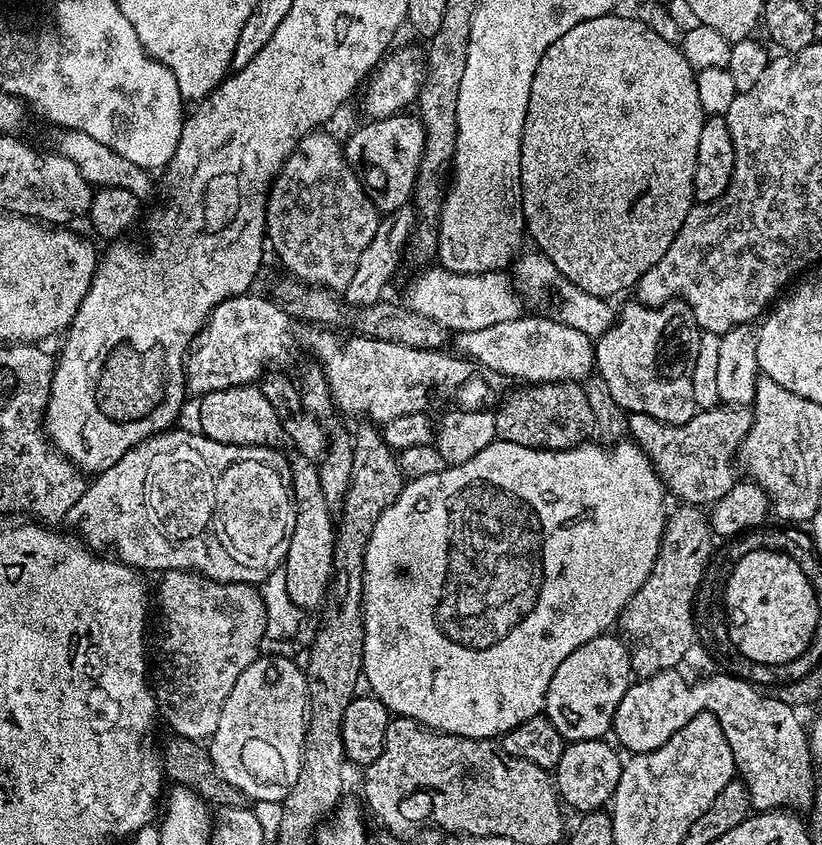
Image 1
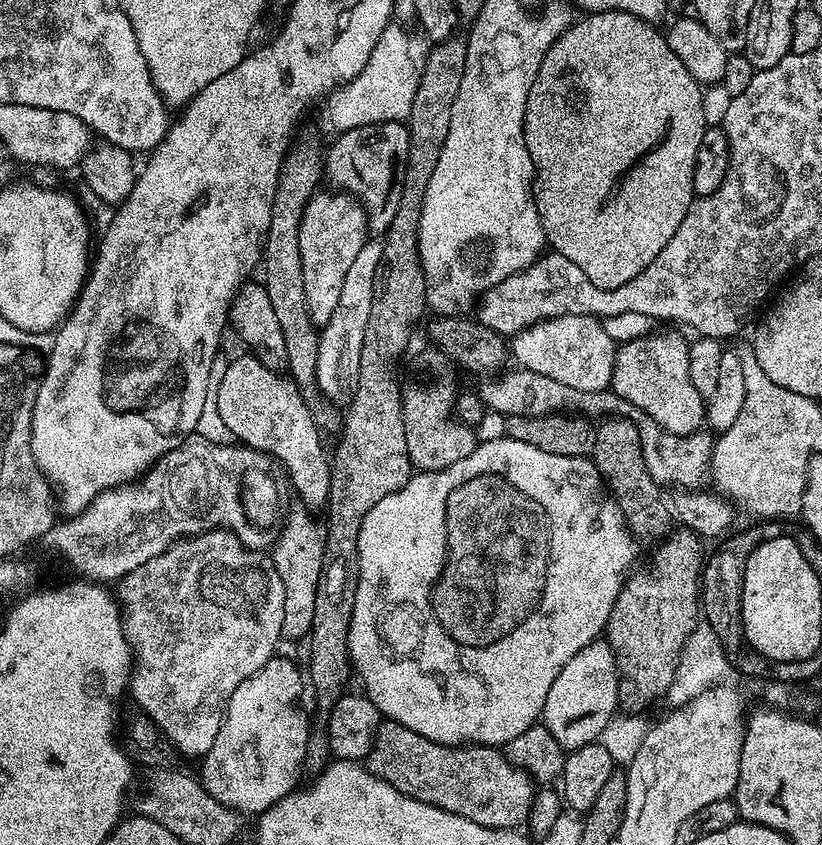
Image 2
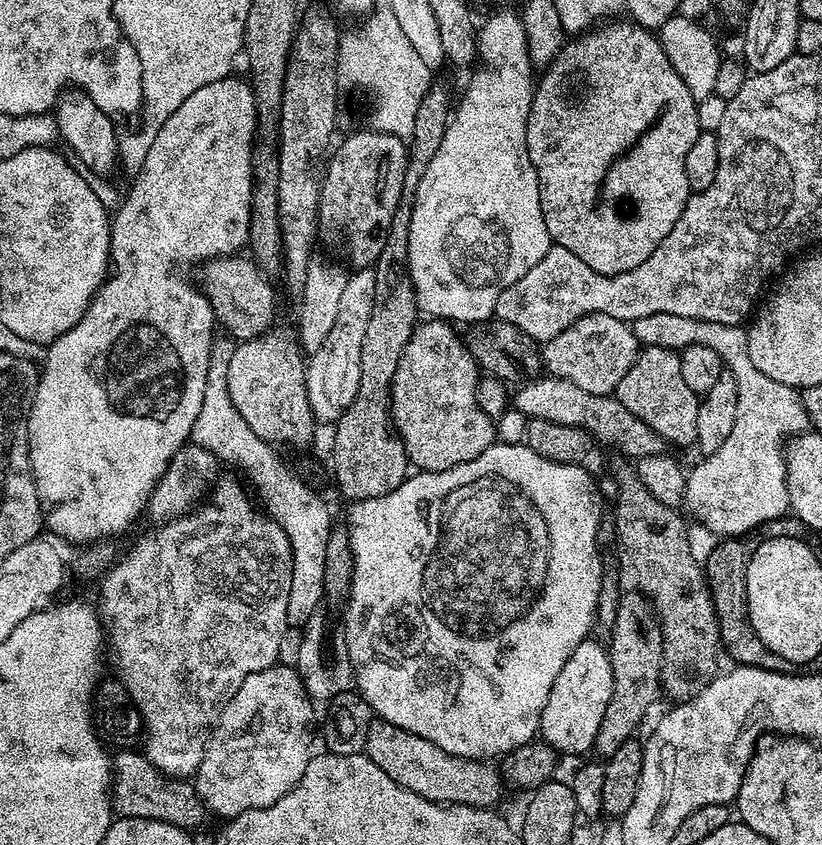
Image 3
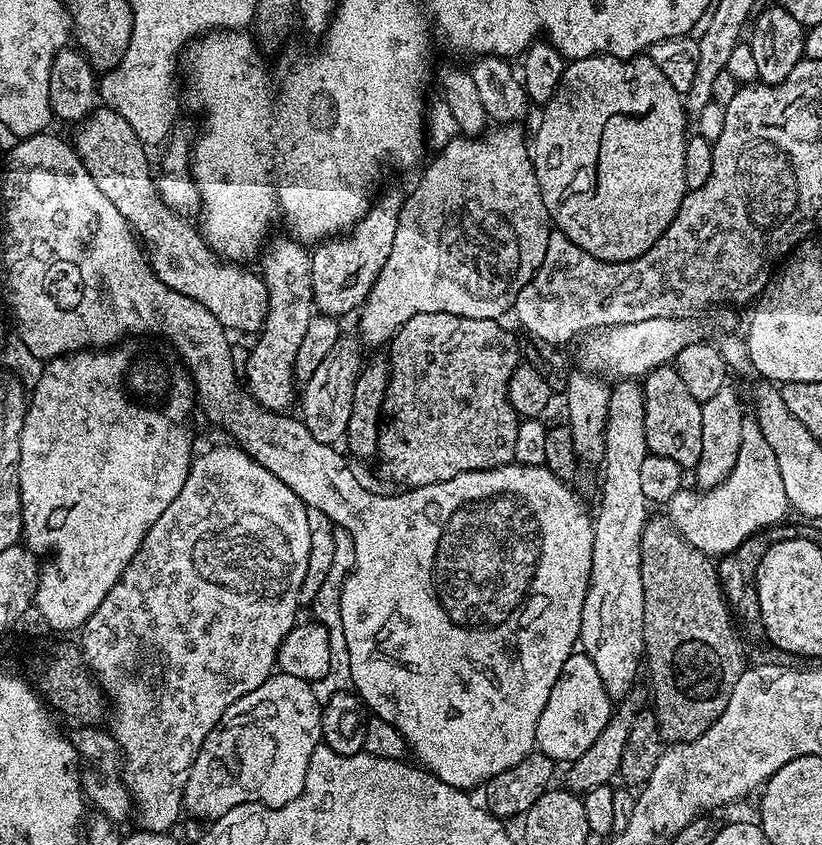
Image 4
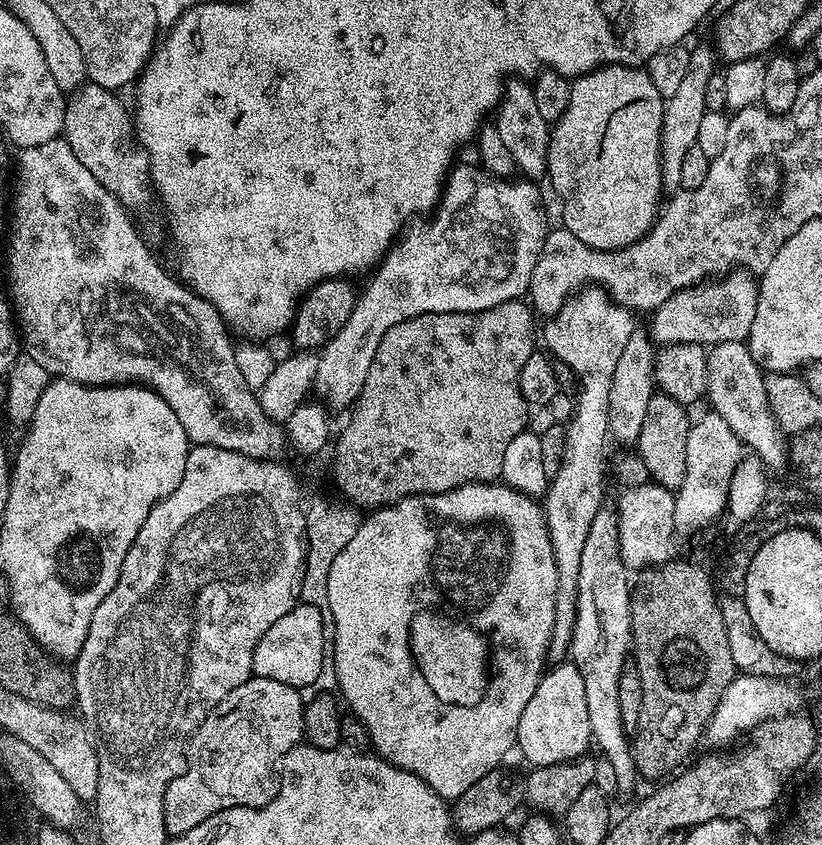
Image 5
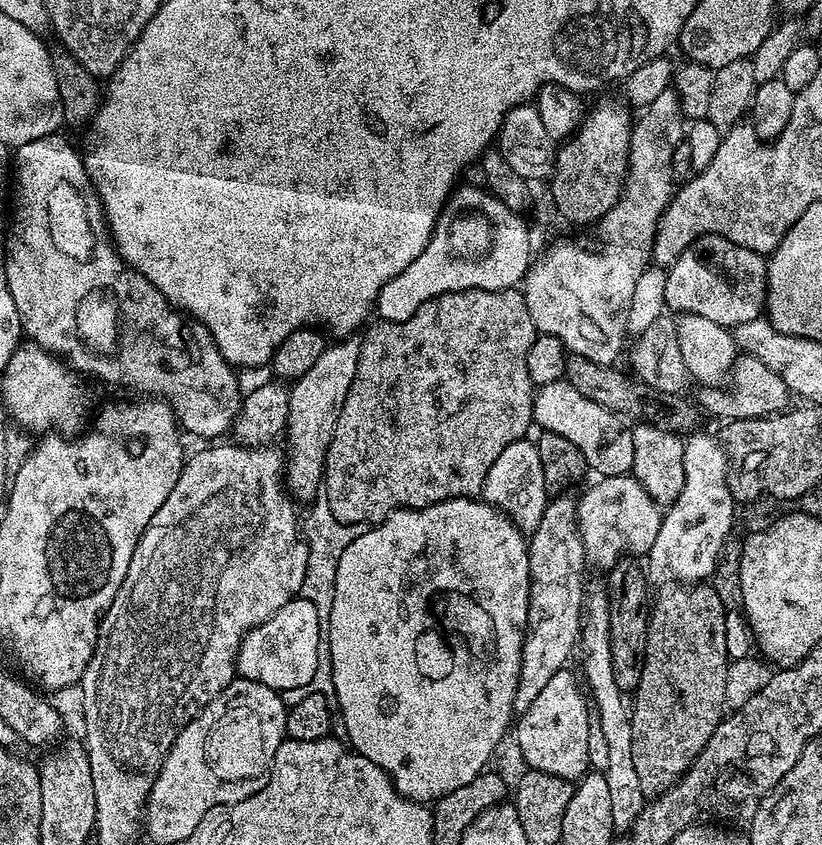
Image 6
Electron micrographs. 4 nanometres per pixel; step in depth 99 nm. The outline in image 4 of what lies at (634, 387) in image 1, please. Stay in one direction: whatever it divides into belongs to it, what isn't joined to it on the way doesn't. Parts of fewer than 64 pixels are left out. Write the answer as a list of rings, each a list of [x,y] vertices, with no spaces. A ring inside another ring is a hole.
[[[663,366],[653,369],[646,376],[646,382],[648,382],[648,388],[646,386],[646,391],[644,392],[644,410],[645,410],[645,438],[648,441],[649,453],[656,453],[662,456],[671,456],[675,458],[682,457],[684,448],[688,448],[695,445],[702,438],[702,410],[700,409],[701,401],[694,398],[694,394],[690,394],[690,390],[686,390],[686,386],[682,386],[682,382],[678,378],[675,367]]]

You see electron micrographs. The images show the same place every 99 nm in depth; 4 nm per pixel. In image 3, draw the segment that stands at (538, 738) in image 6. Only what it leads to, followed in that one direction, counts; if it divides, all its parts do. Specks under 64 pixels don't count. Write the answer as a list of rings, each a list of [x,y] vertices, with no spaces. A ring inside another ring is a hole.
[[[595,638],[581,642],[566,658],[566,666],[554,678],[554,686],[550,690],[550,698],[546,698],[546,706],[540,715],[540,731],[543,743],[564,754],[571,748],[578,752],[593,751],[598,730],[602,726],[602,714],[606,714],[606,706],[610,702],[610,694],[614,686],[612,663],[608,657],[608,649]]]

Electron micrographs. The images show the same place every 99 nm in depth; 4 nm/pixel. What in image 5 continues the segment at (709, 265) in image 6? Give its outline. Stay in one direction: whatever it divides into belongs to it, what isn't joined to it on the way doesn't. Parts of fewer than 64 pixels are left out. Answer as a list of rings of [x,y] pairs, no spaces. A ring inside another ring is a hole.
[[[732,275],[727,278],[713,279],[716,280],[713,284],[704,282],[699,286],[684,287],[673,293],[663,306],[651,313],[652,340],[660,346],[666,344],[713,346],[720,343],[747,341],[752,319],[756,313],[758,284],[751,275]],[[728,278],[729,280],[724,280]]]

